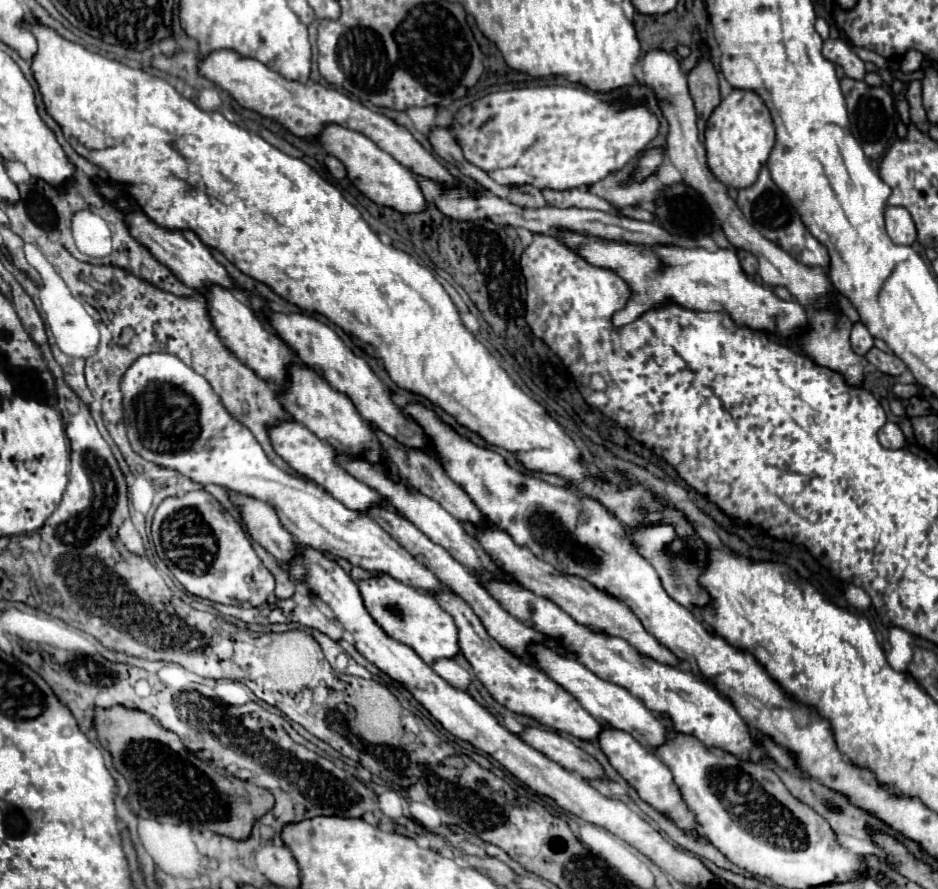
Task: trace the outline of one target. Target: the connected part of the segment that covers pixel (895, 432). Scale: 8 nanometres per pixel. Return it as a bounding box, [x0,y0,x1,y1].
[878,422,908,450]

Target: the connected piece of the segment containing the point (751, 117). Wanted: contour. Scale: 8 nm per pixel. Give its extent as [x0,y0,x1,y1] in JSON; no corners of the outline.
[704,90,774,190]

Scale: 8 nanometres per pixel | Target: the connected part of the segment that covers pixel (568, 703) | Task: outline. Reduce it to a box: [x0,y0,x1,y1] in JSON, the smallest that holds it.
[436,592,600,740]

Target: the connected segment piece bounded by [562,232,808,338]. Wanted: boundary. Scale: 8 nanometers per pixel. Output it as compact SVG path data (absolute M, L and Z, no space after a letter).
M564 232L562 240L572 250L576 250L580 256L584 256L590 264L610 268L630 284L632 296L627 302L626 308L622 312L616 312L616 316L612 316L612 324L618 328L634 322L642 312L646 312L654 306L668 304L668 302L676 302L684 308L704 310L704 312L706 310L726 310L732 316L732 320L744 328L752 328L758 332L772 332L772 334L784 336L784 338L796 338L796 336L800 336L800 332L804 332L804 328L808 328L806 308L798 300L790 300L790 302L780 300L772 292L772 288L762 286L756 280L748 278L744 274L744 270L740 268L736 250L732 250L732 248L718 248L716 252L708 252L704 248L684 248L684 246L642 246L642 244L614 242L614 240L606 240L606 238L582 236L582 234L572 234L572 232Z

